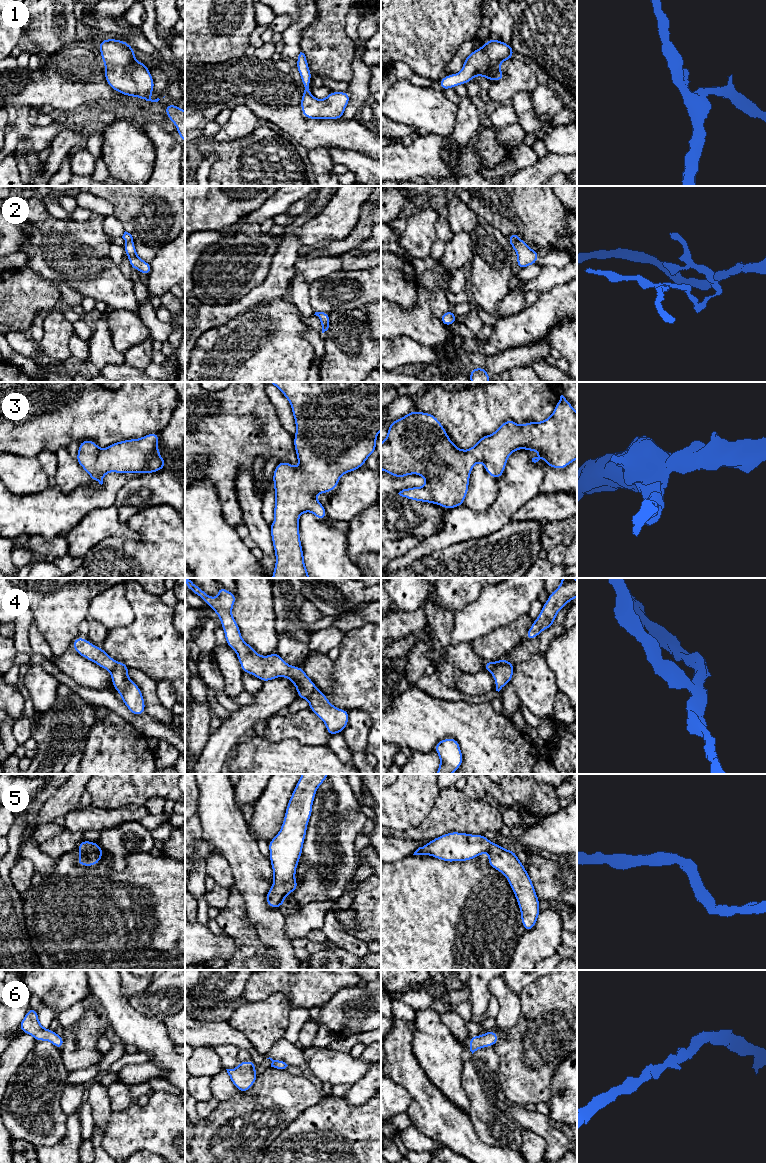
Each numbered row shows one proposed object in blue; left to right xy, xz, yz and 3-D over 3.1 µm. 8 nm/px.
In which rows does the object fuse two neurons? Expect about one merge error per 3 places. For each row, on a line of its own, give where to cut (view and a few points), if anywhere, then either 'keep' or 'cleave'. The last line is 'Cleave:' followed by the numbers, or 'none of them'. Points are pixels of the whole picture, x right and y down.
1: no cut; keep
2: cut in yz along (519, 239), (513, 247); cleave
3: no cut; keep
4: cut in yz along (503, 658), (491, 672); cleave
5: no cut; keep
6: no cut; keep
Cleave: 2, 4

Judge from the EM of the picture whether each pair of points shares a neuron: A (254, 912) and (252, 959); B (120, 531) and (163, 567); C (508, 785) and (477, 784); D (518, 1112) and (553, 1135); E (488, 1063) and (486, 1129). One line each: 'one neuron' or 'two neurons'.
A: two neurons
B: two neurons
C: one neuron
D: one neuron
E: one neuron

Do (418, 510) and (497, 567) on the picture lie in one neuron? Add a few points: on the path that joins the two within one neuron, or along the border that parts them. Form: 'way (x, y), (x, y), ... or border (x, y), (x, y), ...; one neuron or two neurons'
border (485, 536), (453, 543), (440, 551); two neurons

